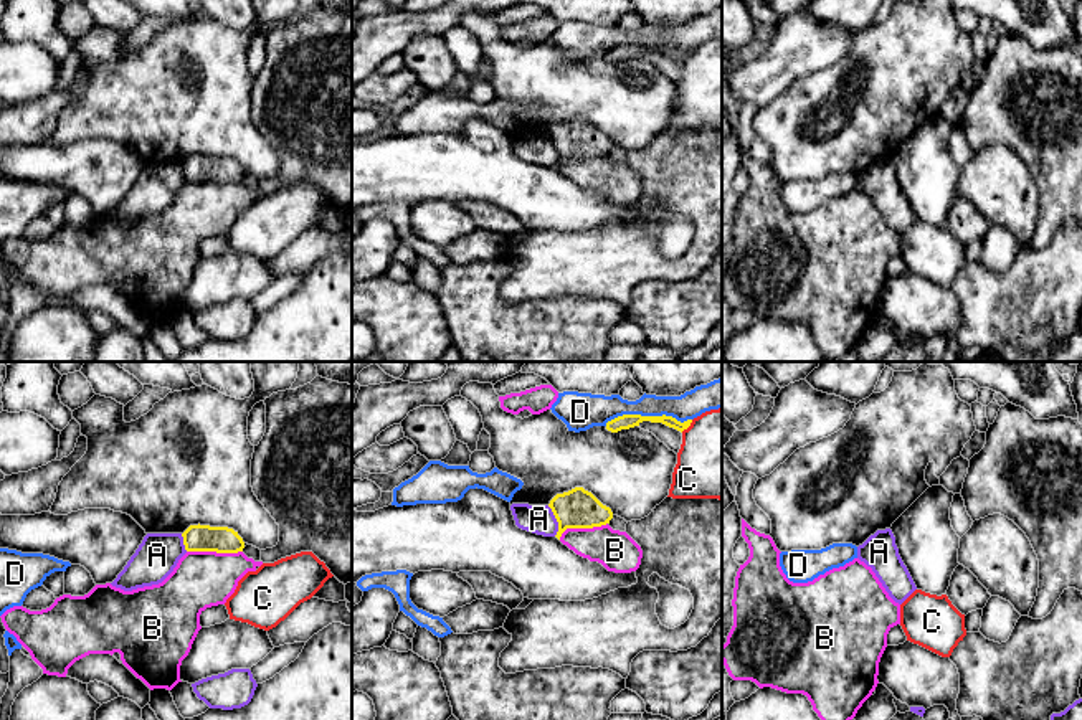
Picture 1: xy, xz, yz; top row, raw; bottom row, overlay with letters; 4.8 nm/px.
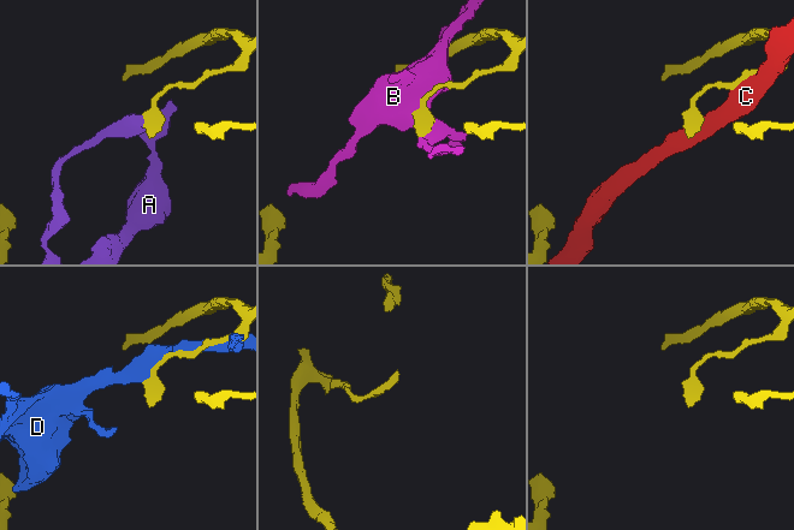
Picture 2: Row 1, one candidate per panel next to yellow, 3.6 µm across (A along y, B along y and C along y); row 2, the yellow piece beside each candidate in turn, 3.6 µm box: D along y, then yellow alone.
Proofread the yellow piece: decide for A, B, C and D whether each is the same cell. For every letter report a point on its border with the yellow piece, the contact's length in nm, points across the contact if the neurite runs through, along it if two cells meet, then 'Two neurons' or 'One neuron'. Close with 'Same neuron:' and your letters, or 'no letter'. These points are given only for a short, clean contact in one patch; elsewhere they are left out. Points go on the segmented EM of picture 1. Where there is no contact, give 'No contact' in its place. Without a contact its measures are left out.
A: Touches yellow at xz (557, 521). Shared border 160 nm. Boundary: xz (547, 506), (557, 522), (555, 535). Two neurons
B: Touches yellow at xy (215, 550). Shared border 280 nm. Two neurons
C: Touches yellow at xz (688, 426). Shared border 90 nm. Two neurons
D: Touches yellow at xz (648, 416). Shared border 420 nm. Two neurons
Same neuron: no letter

